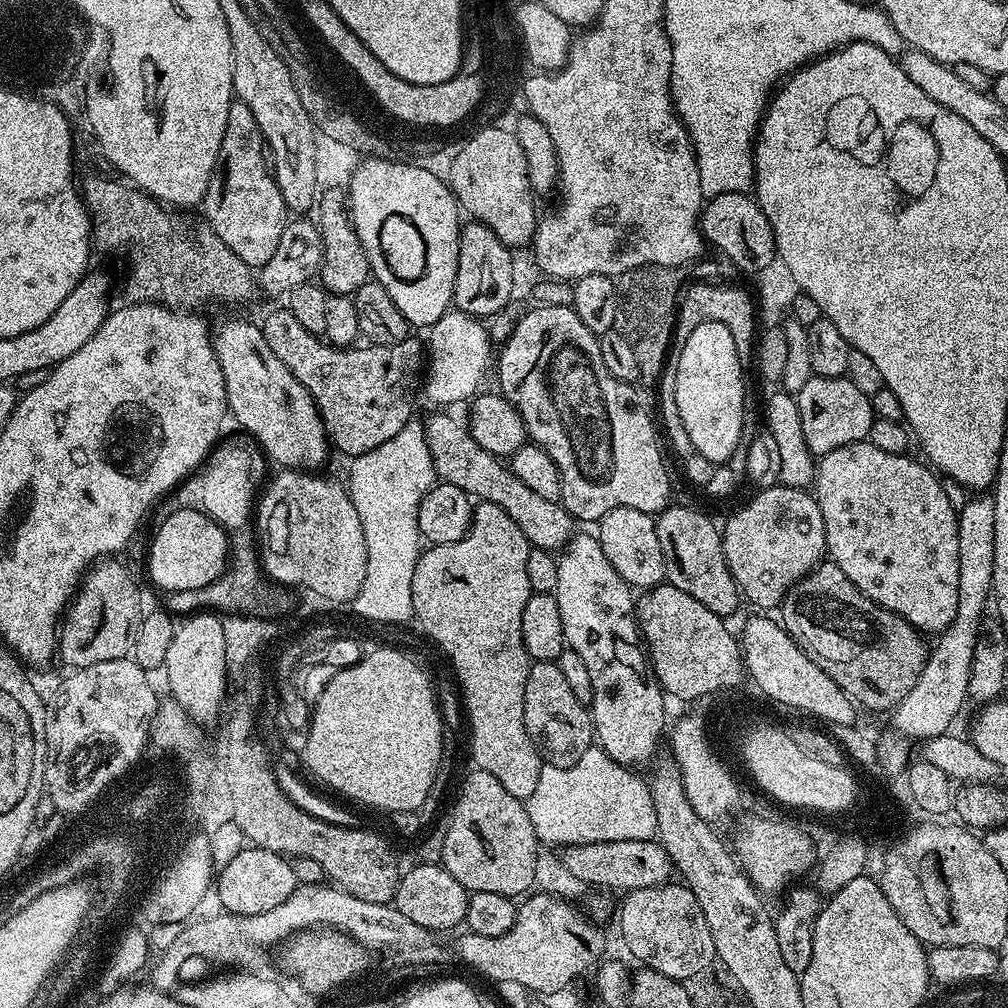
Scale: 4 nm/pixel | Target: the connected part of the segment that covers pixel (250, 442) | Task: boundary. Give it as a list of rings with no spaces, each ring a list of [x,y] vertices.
[[[225,435],[208,453],[204,463],[167,497],[169,509],[193,508],[205,512],[211,520],[219,524],[228,535],[229,551],[226,570],[215,582],[198,590],[167,593],[166,608],[169,613],[200,614],[205,610],[211,610],[213,613],[229,616],[263,617],[267,612],[276,612],[283,617],[293,607],[294,598],[276,592],[280,585],[269,582],[262,575],[258,540],[254,535],[254,505],[266,480],[266,457],[260,451],[260,445],[251,436],[239,435]]]

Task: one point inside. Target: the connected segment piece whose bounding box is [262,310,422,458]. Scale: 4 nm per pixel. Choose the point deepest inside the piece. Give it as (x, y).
(364, 395)

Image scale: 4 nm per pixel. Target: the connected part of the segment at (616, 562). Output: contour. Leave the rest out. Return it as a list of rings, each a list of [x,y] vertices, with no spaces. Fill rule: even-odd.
[[[615,508],[598,521],[598,539],[610,566],[633,590],[651,590],[658,584],[665,583],[664,559],[662,546],[658,542],[658,530],[651,512]]]

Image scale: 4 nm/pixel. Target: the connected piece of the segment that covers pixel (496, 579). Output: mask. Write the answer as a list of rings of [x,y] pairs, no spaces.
[[[480,502],[472,509],[472,524],[468,527],[468,533],[458,542],[433,544],[421,551],[414,566],[414,578],[412,579],[412,615],[415,623],[420,623],[421,630],[444,651],[444,656],[452,663],[452,672],[456,675],[457,682],[460,683],[460,696],[464,699],[464,712],[468,715],[468,732],[472,735],[468,740],[468,748],[472,751],[473,762],[476,763],[473,765],[481,772],[494,774],[494,778],[498,778],[498,782],[502,782],[504,789],[510,790],[510,794],[514,794],[514,798],[525,802],[530,798],[530,794],[534,794],[534,789],[538,787],[538,778],[542,767],[542,757],[537,752],[524,721],[524,691],[526,690],[530,657],[522,642],[522,610],[526,610],[526,602],[534,594],[530,580],[526,578],[526,558],[529,551],[528,539],[522,534],[522,530],[518,530],[518,526],[506,514],[506,510],[502,510],[497,504]]]

